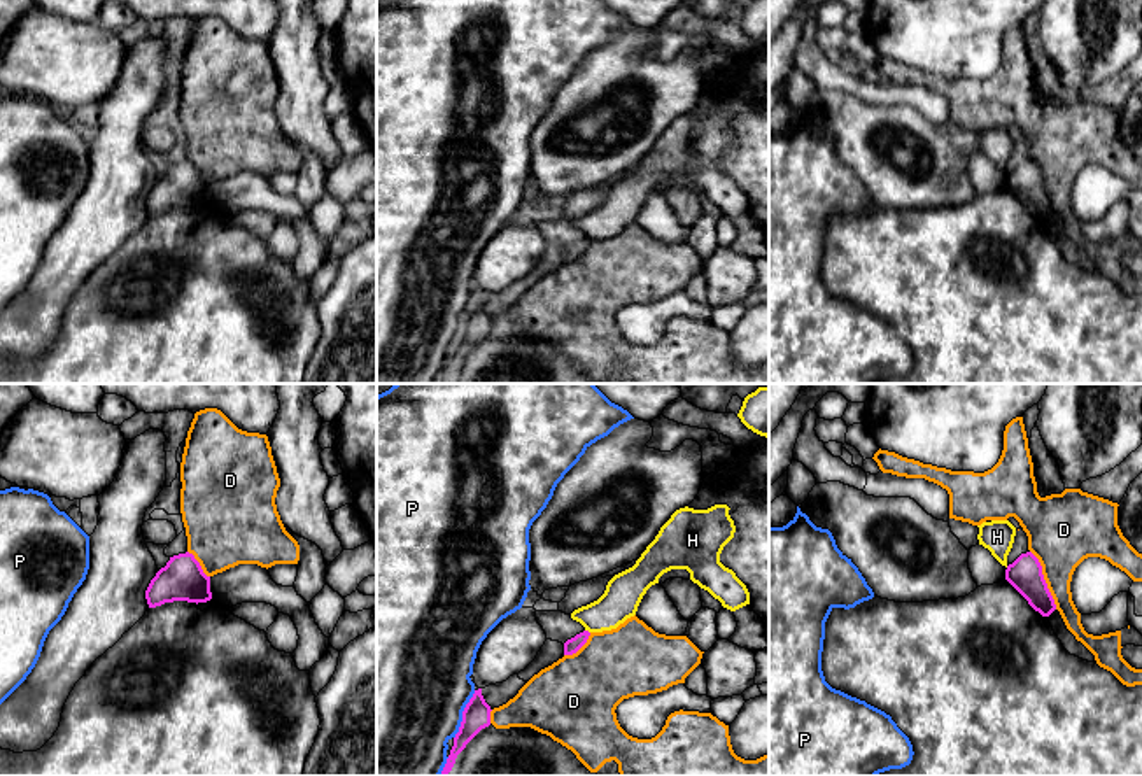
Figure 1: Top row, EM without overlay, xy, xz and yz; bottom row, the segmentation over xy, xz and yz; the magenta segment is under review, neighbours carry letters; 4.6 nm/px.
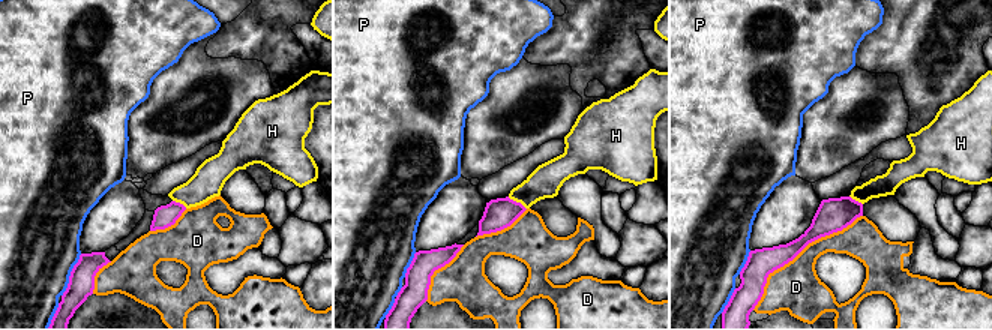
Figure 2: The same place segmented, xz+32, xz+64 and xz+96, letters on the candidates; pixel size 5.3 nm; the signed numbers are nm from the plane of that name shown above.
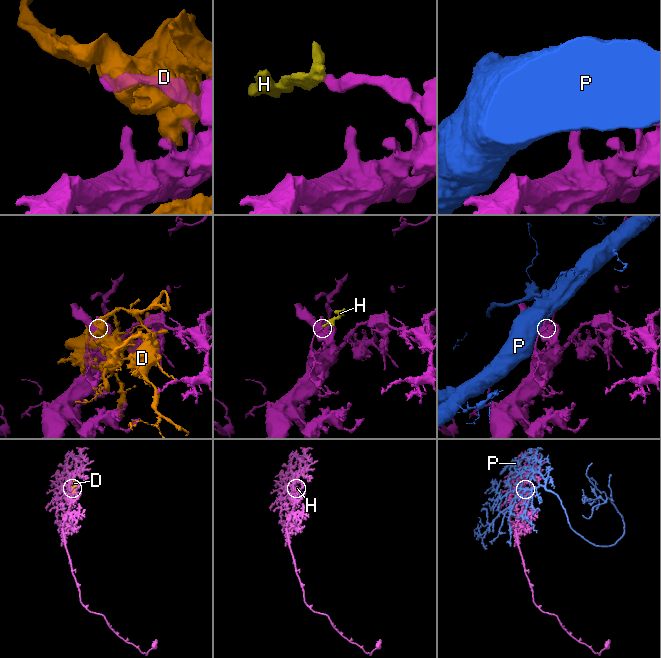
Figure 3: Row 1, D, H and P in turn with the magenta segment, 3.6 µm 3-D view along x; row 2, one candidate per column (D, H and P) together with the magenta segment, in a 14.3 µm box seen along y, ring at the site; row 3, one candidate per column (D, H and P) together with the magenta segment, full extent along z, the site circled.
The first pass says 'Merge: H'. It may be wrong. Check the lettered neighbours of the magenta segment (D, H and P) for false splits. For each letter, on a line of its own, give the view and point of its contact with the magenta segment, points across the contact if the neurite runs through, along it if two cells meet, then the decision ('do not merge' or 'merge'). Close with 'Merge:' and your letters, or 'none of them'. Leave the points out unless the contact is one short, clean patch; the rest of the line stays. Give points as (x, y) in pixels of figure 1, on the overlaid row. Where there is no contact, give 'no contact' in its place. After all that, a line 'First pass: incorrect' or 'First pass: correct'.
D: meets magenta in yz at (1044, 580); do not merge
H: meets magenta in xz at (587, 631); border along xz (585, 629), (589, 633); do not merge
P: meets magenta in xz at (463, 715); do not merge
Merge: none of them
First pass: incorrect

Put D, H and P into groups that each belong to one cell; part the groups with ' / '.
D / H / P

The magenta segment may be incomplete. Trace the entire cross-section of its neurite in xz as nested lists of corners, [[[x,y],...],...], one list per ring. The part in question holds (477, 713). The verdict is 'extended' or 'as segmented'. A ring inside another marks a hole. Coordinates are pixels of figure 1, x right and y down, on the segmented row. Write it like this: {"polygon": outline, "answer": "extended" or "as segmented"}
{"polygon": [[[482,688],[475,690],[473,697],[469,699],[469,702],[462,711],[459,732],[454,737],[454,746],[440,776],[447,776],[452,771],[457,755],[466,748],[466,744],[482,729],[490,725],[490,711],[492,711],[490,706],[485,702],[482,695]]], "answer": "as segmented"}

